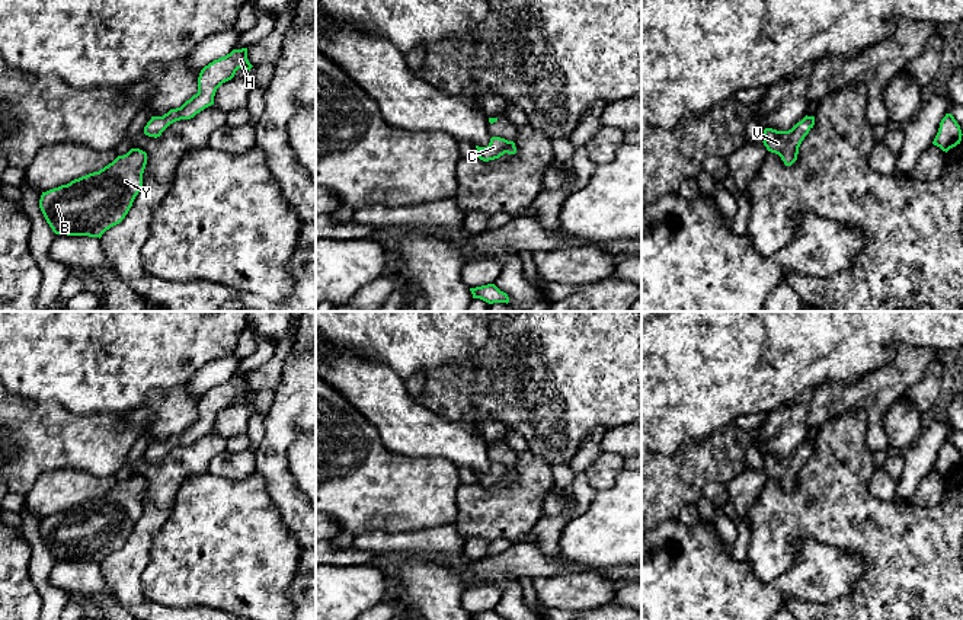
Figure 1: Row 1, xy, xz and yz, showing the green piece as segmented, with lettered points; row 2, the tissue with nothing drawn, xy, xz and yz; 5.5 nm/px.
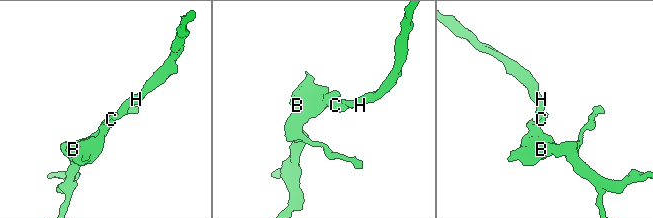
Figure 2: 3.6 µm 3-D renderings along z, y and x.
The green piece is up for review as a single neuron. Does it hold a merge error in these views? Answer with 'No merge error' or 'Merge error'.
No merge error

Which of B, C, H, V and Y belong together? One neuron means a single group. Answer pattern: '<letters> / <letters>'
B C H V Y

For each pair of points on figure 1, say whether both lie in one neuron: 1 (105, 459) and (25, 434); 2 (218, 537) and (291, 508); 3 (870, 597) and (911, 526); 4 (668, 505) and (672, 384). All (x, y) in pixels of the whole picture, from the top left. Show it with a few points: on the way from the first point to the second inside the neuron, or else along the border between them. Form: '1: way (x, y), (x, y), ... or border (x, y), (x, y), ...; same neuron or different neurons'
1: way (85, 441), (45, 437); same neuron
2: border (266, 481), (266, 489), (282, 523), (298, 542); different neurons
3: way (888, 579), (911, 556), (911, 543); same neuron
4: border (700, 440), (687, 440), (671, 453), (656, 454); different neurons

